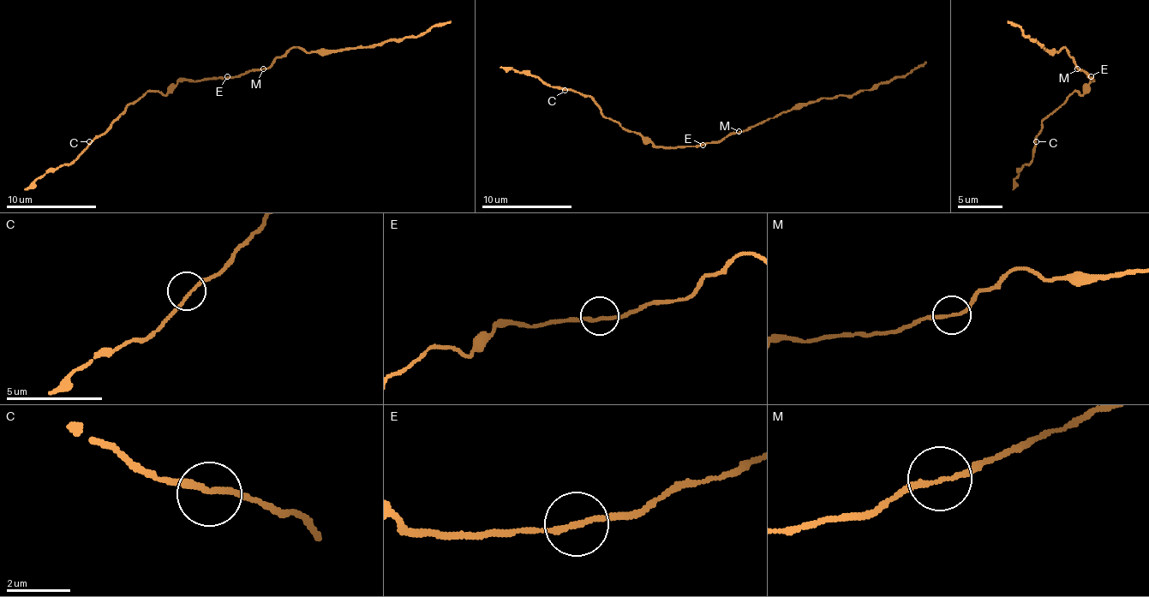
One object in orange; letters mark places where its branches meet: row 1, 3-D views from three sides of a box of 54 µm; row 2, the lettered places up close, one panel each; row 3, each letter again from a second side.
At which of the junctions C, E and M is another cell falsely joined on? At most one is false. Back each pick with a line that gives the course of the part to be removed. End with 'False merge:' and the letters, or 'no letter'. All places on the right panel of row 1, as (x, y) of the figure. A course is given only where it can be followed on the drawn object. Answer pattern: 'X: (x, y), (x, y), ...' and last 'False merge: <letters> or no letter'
M: (1077, 69), (1063, 47), (1050, 51), (1007, 20)
False merge: M

